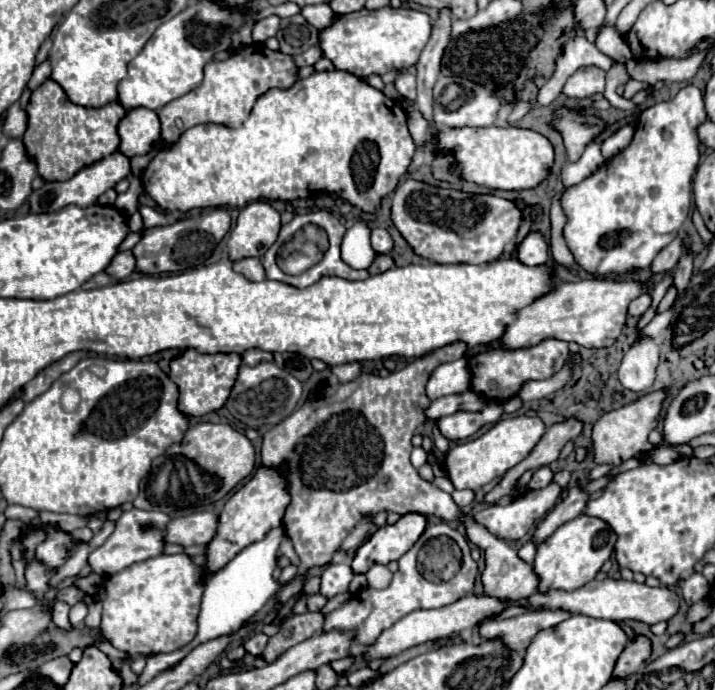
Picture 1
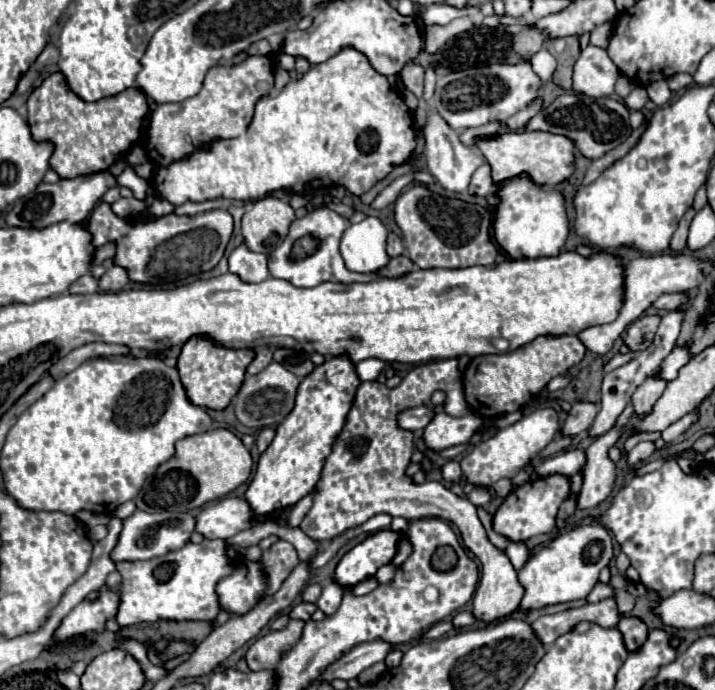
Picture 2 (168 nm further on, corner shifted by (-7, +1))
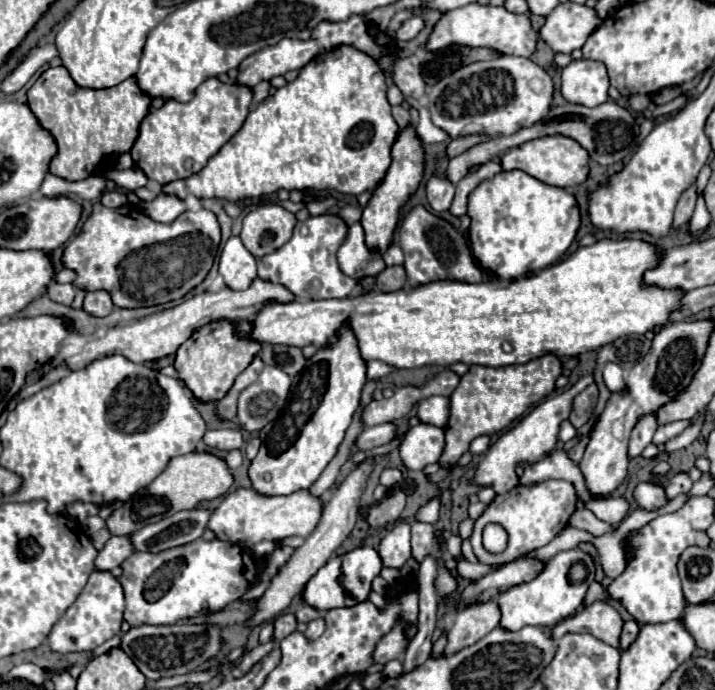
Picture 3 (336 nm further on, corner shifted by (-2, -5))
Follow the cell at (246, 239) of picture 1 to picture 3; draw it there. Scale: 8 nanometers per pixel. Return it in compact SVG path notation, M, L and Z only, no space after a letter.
M259 204L245 215L239 237L255 257L263 257L291 239L295 223L295 215L281 205Z

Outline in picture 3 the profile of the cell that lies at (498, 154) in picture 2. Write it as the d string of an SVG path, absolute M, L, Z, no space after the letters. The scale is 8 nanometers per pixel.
M563 135L541 137L541 139L527 141L519 147L513 147L513 149L503 153L499 163L501 163L503 171L521 169L521 171L533 175L535 179L539 179L547 185L559 187L559 189L581 185L587 179L587 173L589 173L589 155L587 155L587 151L577 141L573 141L569 137L563 137Z

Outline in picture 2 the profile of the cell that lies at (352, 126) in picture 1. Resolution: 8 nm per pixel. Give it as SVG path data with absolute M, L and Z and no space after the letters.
M342 49L342 53L330 57L328 61L312 65L308 73L290 81L280 93L262 97L244 135L214 141L210 151L194 151L190 157L158 169L150 179L150 187L172 205L220 197L254 201L276 189L294 189L294 193L304 192L302 194L311 196L316 188L318 190L318 183L342 185L352 195L362 195L382 181L392 169L402 165L410 157L412 149L416 149L414 123L402 97L392 89L388 79L370 65L364 53L358 53L356 49Z

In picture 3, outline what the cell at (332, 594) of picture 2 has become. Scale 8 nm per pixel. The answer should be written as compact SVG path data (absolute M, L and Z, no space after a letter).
M317 617L317 619L309 621L307 631L305 631L305 637L307 639L317 639L319 635L323 635L323 631L325 631L325 619L323 617Z

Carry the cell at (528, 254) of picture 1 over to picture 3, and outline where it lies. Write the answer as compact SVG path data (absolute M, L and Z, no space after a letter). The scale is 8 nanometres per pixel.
M517 169L483 181L469 195L469 215L473 255L481 267L493 271L499 279L519 279L559 261L581 223L579 207L571 193L545 185Z

